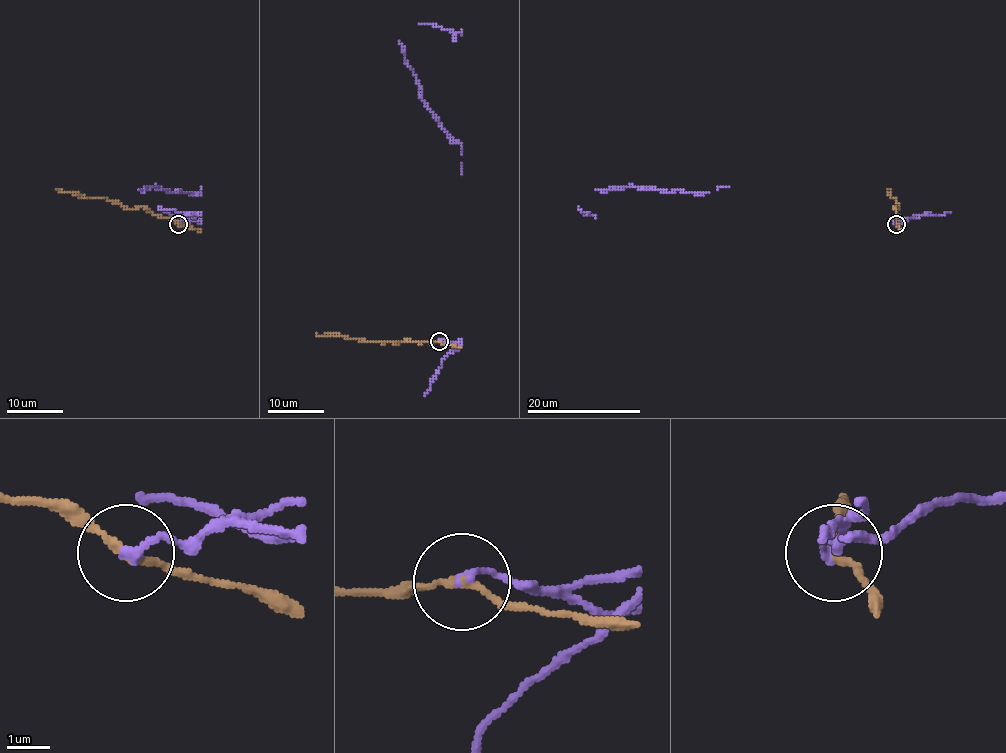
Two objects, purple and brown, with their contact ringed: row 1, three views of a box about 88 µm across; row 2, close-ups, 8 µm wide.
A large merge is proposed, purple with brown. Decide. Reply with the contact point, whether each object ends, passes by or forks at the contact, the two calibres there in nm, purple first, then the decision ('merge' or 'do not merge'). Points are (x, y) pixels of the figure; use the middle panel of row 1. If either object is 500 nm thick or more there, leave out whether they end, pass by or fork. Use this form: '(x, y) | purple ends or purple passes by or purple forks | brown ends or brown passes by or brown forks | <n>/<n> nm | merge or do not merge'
(439, 341) | purple ends | brown passes by | 220/160 nm | do not merge

